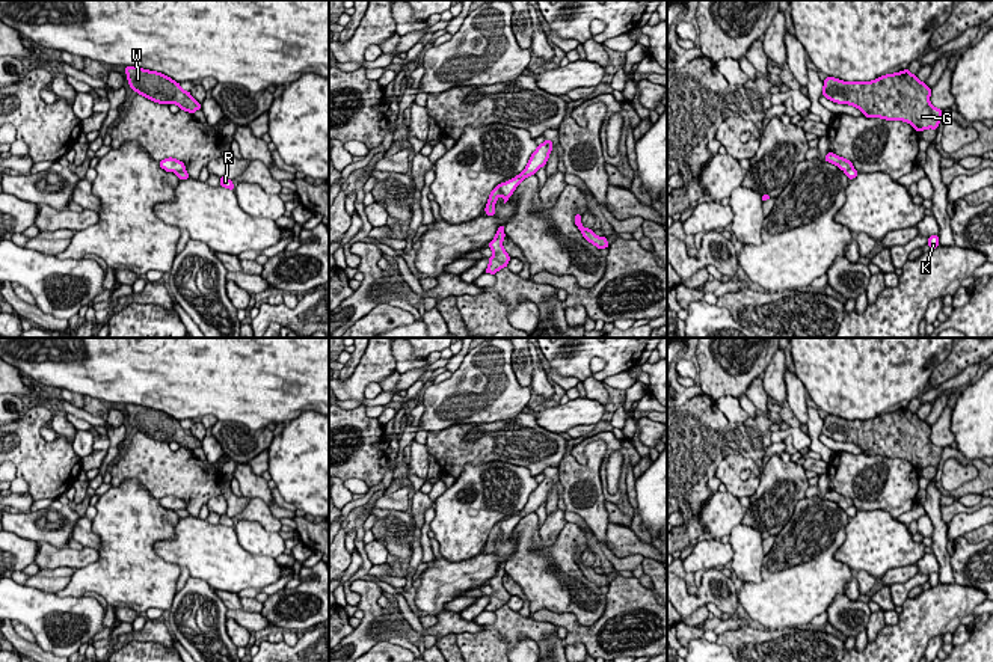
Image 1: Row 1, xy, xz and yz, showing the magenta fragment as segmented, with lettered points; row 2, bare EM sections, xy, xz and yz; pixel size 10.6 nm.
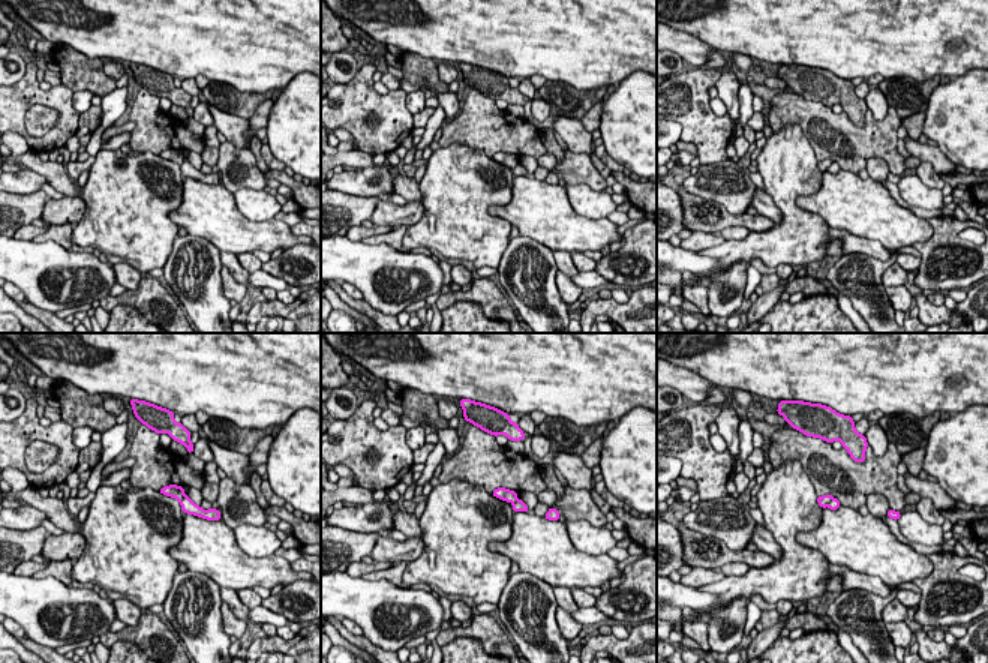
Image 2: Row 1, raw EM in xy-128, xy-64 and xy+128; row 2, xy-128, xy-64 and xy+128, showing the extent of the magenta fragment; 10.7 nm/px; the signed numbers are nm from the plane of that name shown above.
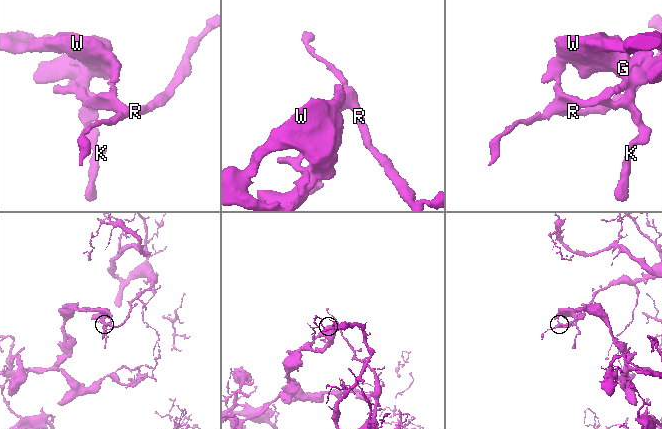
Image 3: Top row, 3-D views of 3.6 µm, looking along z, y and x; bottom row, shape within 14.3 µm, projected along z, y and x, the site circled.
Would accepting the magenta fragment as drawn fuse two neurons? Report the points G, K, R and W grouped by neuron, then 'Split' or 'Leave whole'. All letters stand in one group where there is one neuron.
Groups: G K R W. Leave whole

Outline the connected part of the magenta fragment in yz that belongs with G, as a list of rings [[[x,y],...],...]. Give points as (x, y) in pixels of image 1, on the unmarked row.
[[[908,407],[881,413],[872,419],[824,418],[822,434],[850,442],[865,455],[908,460],[916,469],[937,467],[943,448],[930,440],[931,427]]]

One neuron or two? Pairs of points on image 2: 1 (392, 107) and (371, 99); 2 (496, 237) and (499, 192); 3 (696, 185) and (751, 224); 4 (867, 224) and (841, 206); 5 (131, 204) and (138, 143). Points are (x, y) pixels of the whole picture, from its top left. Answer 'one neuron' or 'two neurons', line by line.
1: one neuron
2: one neuron
3: two neurons
4: one neuron
5: two neurons

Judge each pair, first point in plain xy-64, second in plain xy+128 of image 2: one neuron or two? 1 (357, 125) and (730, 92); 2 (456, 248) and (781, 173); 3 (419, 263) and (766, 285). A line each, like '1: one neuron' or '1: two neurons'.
1: two neurons
2: one neuron
3: two neurons

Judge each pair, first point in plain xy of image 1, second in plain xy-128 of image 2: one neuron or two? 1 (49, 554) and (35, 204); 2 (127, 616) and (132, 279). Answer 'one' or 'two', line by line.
1: two
2: one

